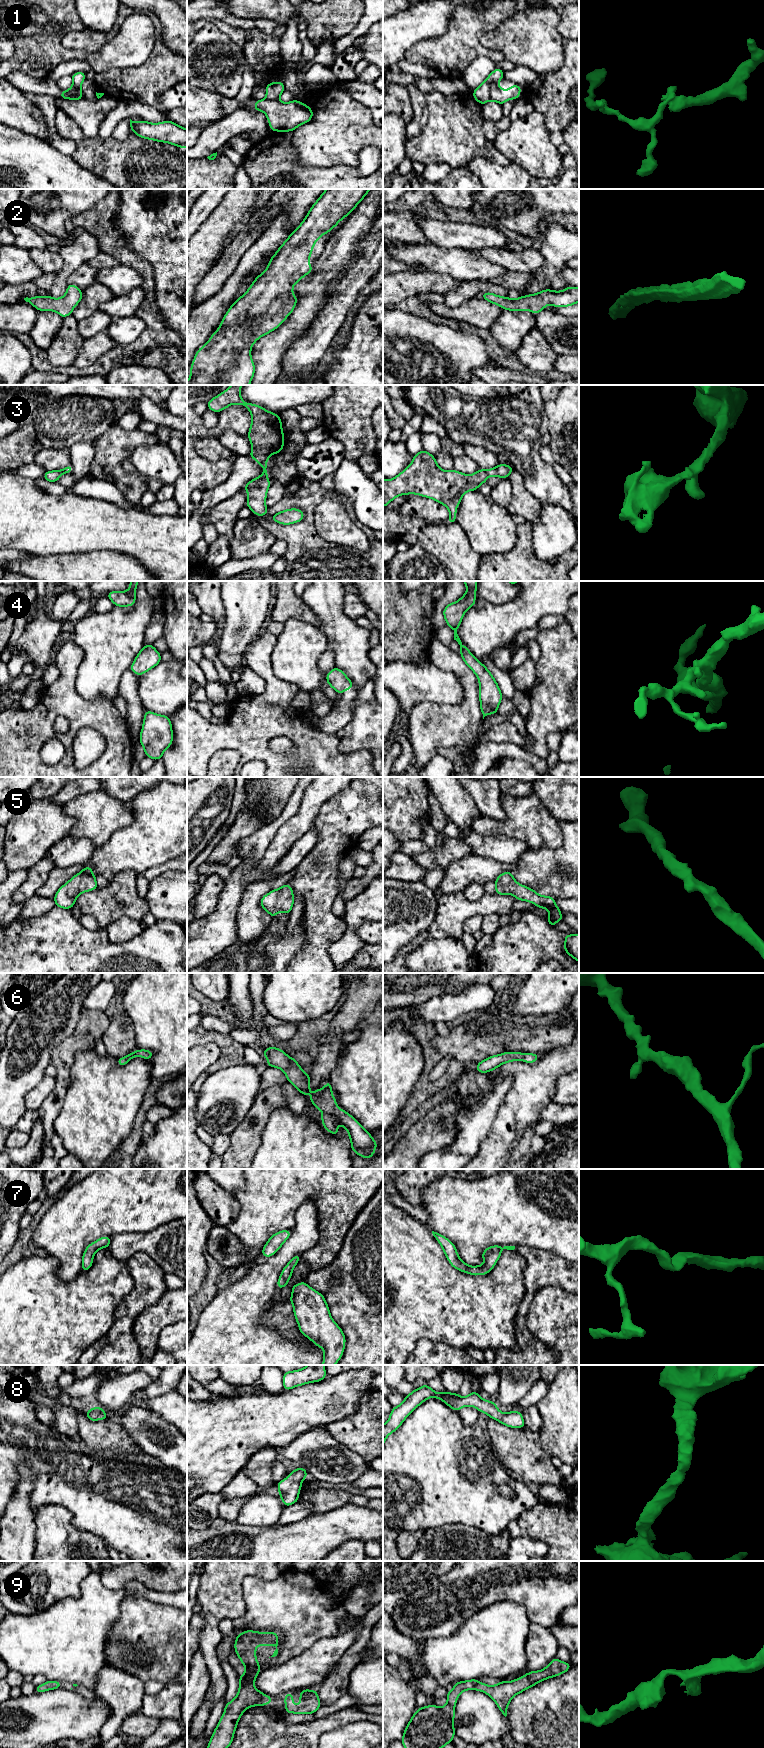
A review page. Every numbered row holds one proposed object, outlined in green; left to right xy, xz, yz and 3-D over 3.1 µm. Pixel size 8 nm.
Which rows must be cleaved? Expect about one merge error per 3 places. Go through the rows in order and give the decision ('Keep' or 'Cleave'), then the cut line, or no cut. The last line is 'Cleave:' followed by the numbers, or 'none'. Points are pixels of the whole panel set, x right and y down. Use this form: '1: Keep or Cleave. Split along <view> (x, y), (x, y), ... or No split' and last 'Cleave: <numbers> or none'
1: Cleave. Split along yz (495, 82), (489, 88), (490, 99)
2: Keep. No split
3: Keep. No split
4: Keep. No split
5: Keep. No split
6: Keep. No split
7: Keep. No split
8: Keep. No split
9: Keep. No split
Cleave: 1

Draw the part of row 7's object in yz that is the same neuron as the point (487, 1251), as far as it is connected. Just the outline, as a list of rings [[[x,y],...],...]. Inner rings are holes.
[[[432,1231],[432,1234],[441,1245],[450,1265],[473,1276],[488,1274],[497,1263],[503,1249],[515,1249],[515,1246],[504,1246],[503,1248],[499,1245],[489,1246],[482,1252],[482,1258],[485,1263],[479,1266],[469,1266],[459,1258],[457,1249],[452,1241],[437,1232]]]

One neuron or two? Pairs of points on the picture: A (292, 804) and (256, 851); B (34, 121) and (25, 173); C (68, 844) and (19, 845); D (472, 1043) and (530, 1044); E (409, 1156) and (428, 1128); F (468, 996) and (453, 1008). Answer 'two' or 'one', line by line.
A: one
B: two
C: two
D: one
E: one
F: one

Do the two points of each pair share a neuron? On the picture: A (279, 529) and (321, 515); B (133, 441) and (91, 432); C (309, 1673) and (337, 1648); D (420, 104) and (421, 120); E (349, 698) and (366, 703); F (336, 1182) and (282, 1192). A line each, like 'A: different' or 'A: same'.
A: different
B: different
C: same
D: same
E: different
F: same

